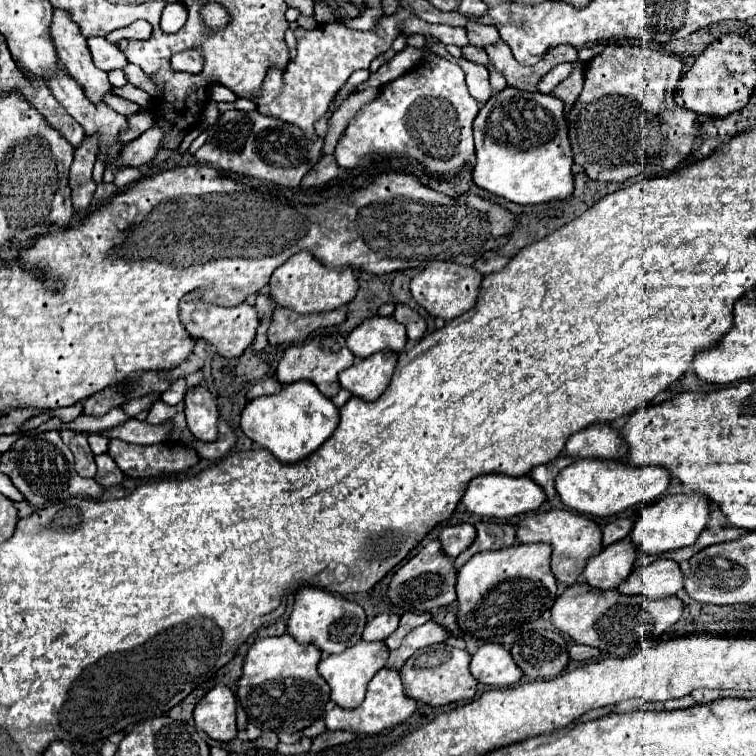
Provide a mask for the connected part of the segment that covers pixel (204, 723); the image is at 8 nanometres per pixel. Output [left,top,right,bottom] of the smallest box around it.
[194,685,238,741]

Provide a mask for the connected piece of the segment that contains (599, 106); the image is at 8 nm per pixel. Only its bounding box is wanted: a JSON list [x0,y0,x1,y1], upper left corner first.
[568,44,698,183]

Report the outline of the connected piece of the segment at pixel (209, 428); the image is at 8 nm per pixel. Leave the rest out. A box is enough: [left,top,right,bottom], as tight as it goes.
[184,387,218,443]

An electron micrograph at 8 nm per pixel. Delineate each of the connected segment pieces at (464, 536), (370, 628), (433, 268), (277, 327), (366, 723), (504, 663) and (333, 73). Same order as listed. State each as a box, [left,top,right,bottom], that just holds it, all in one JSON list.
[[440,523,476,559],[362,613,400,641],[410,261,482,321],[268,307,346,345],[324,667,416,735],[470,643,522,687],[258,7,414,141]]

